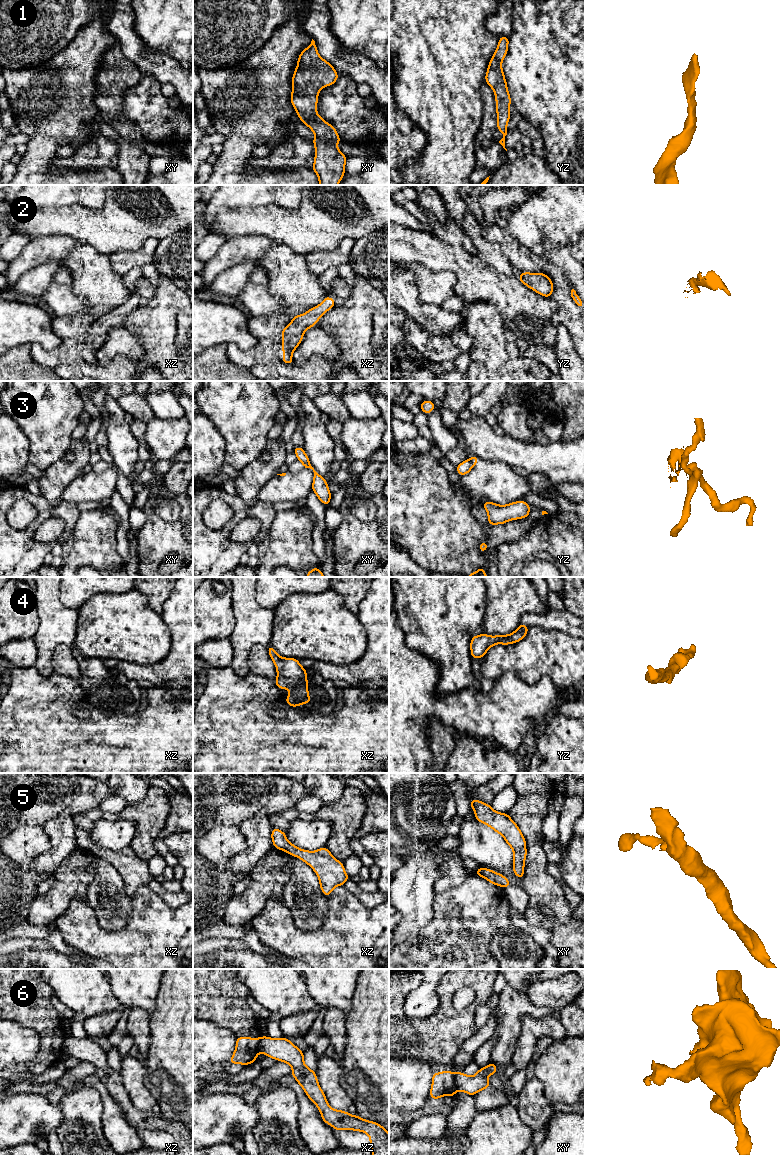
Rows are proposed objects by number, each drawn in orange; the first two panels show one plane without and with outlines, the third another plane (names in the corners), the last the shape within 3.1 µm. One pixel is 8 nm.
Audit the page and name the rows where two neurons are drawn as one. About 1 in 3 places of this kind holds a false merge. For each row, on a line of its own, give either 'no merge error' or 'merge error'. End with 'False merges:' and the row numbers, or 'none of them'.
1: no merge error
2: merge error
3: merge error
4: no merge error
5: no merge error
6: merge error
False merges: 2, 3, 6

